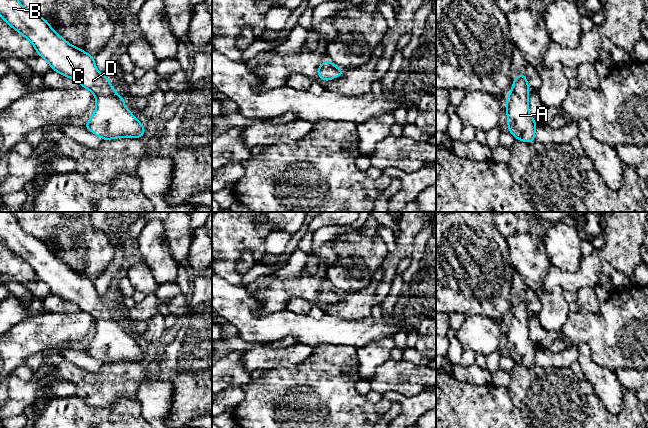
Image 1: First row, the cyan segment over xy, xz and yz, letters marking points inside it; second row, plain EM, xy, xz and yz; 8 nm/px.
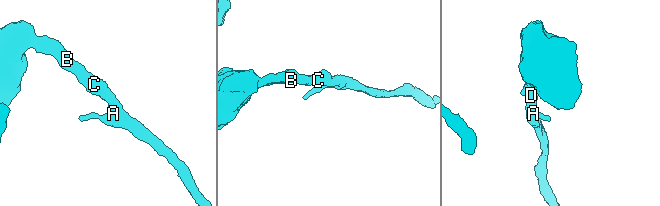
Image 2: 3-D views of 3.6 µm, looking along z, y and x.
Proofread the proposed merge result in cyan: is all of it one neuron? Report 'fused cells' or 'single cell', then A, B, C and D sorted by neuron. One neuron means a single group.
single cell; A B C D

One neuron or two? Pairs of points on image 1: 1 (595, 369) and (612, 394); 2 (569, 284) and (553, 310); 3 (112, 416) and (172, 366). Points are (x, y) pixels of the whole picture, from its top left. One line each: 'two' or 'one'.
1: one
2: two
3: two

